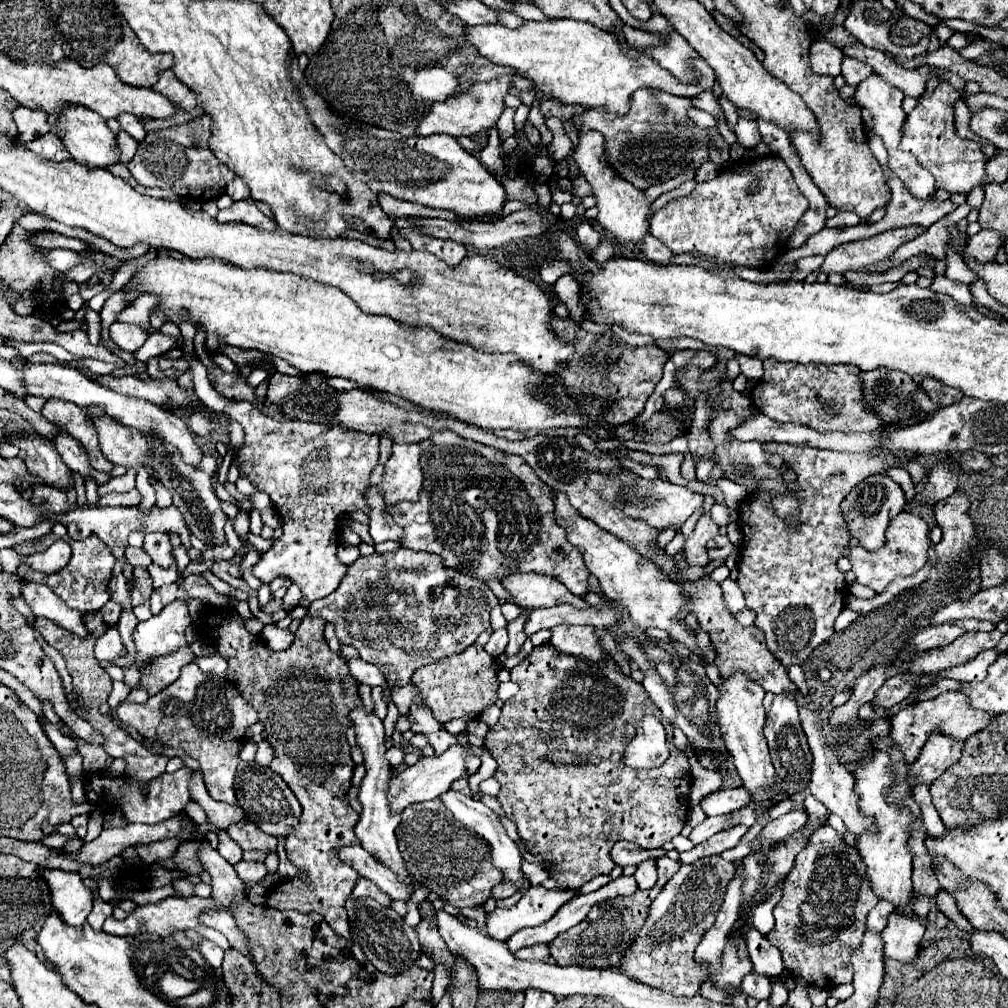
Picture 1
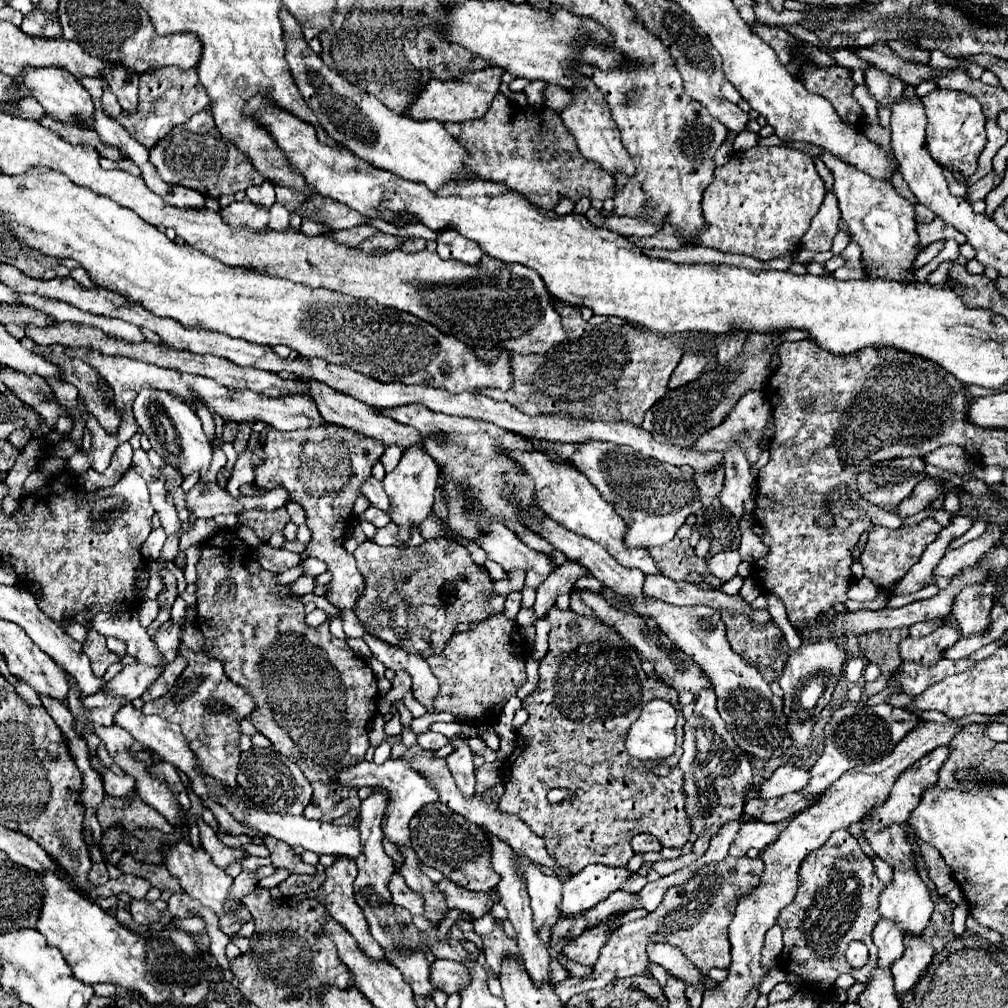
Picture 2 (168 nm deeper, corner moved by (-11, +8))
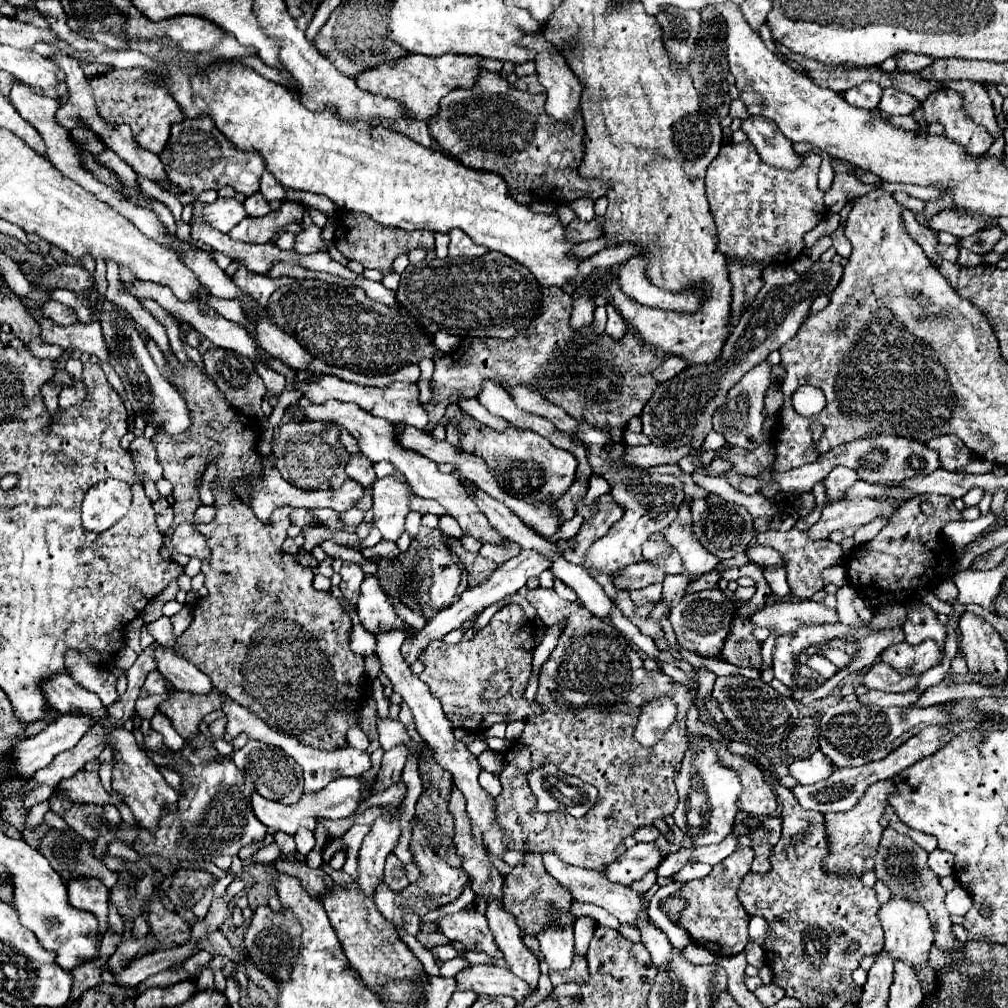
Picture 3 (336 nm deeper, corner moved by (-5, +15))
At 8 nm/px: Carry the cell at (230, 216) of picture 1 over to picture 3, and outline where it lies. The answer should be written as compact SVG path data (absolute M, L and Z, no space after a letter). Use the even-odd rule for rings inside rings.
M219 197L215 203L203 205L201 211L201 221L209 223L213 229L221 233L229 233L229 229L233 229L245 217L247 213L243 205L237 199L225 199L225 197Z

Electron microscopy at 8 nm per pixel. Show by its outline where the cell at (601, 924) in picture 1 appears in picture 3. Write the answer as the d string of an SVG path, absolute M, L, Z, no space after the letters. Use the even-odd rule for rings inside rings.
M575 955L575 961L573 961L571 969L549 971L549 977L551 977L553 985L559 985L559 983L581 983L581 981L587 981L589 967L587 967L587 961L583 957Z

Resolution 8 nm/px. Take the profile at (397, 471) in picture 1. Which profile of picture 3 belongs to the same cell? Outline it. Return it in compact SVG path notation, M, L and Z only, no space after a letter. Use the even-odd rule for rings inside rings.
M395 477L377 479L373 483L373 511L375 525L383 539L395 543L405 531L405 517L409 513L409 487Z

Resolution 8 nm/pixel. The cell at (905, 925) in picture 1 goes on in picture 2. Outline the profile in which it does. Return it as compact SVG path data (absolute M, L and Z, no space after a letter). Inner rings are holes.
M925 932L923 936L905 936L905 952L891 966L897 996L907 992L923 976L927 964L933 958L933 952L935 950Z

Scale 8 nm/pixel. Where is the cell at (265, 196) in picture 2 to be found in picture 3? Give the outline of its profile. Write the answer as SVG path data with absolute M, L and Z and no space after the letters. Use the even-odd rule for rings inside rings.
M255 193L253 197L247 197L243 205L245 205L245 211L249 213L249 217L265 217L271 211L269 203L263 199L261 193Z

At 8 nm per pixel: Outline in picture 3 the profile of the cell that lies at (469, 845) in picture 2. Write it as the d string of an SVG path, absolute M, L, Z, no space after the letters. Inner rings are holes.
M413 819L413 823L415 823L415 827L413 827L413 837L411 837L411 853L413 853L413 857L415 857L415 865L417 865L419 871L421 871L421 877L419 877L417 883L409 884L409 886L397 893L397 905L405 905L405 909L409 909L409 913L423 916L438 906L443 906L445 903L449 903L449 901L455 901L455 899L463 893L463 887L467 885L469 875L467 875L463 869L449 867L449 865L433 851L433 847L429 847L429 829L427 829L425 825L421 825L417 819ZM424 895L429 895L430 900L423 902L421 897ZM416 896L417 901L409 904L408 899Z

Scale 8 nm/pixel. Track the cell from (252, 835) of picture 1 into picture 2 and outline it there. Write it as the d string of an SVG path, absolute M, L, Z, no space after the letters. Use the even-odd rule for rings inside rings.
M269 836L263 838L263 844L269 848L269 852L271 852L269 858L275 868L289 868L295 874L315 874L315 866L309 866L299 856L295 856L289 844L283 844Z

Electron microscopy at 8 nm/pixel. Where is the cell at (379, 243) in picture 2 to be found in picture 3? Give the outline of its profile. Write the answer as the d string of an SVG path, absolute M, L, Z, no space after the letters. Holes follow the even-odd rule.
M337 213L333 217L333 227L335 227L335 237L333 243L335 247L353 261L359 261L365 269L377 269L381 273L391 273L393 259L397 255L409 253L411 249L425 249L431 251L435 249L435 233L433 231L391 231L387 227L377 225L371 217L365 217L361 213Z

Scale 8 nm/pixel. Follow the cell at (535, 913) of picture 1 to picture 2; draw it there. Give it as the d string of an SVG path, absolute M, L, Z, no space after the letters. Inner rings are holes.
M589 864L579 874L571 876L563 884L561 914L579 914L593 908L597 902L605 900L611 892L619 890L623 880L629 876L625 868L609 868L601 864Z

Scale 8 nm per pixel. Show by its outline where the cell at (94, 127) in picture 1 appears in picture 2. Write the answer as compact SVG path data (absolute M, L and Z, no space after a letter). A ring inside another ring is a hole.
M25 68L23 82L33 90L37 102L47 110L47 114L65 124L65 126L79 126L87 130L95 130L95 104L91 94L71 76L67 70L61 68Z

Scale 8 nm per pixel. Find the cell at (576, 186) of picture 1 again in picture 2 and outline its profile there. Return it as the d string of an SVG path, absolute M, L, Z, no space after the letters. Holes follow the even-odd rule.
M501 92L495 96L491 108L481 120L467 120L461 124L459 142L469 150L467 164L473 170L473 174L477 174L483 180L495 180L495 182L507 184L511 190L523 194L527 200L531 200L531 204L543 210L553 210L561 196L569 196L571 200L579 200L581 196L607 200L615 196L615 178L603 172L595 162L589 162L587 158L581 156L575 144L575 138L567 132L559 114L547 108L541 108L541 112L527 116L523 108L519 108L517 104L511 104Z

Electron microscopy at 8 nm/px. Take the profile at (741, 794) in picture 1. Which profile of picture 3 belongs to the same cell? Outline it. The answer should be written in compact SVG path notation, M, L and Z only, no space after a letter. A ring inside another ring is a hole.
M815 751L809 759L797 759L789 765L791 775L801 783L801 785L813 785L817 781L823 781L833 773L831 761L825 757L825 753Z

